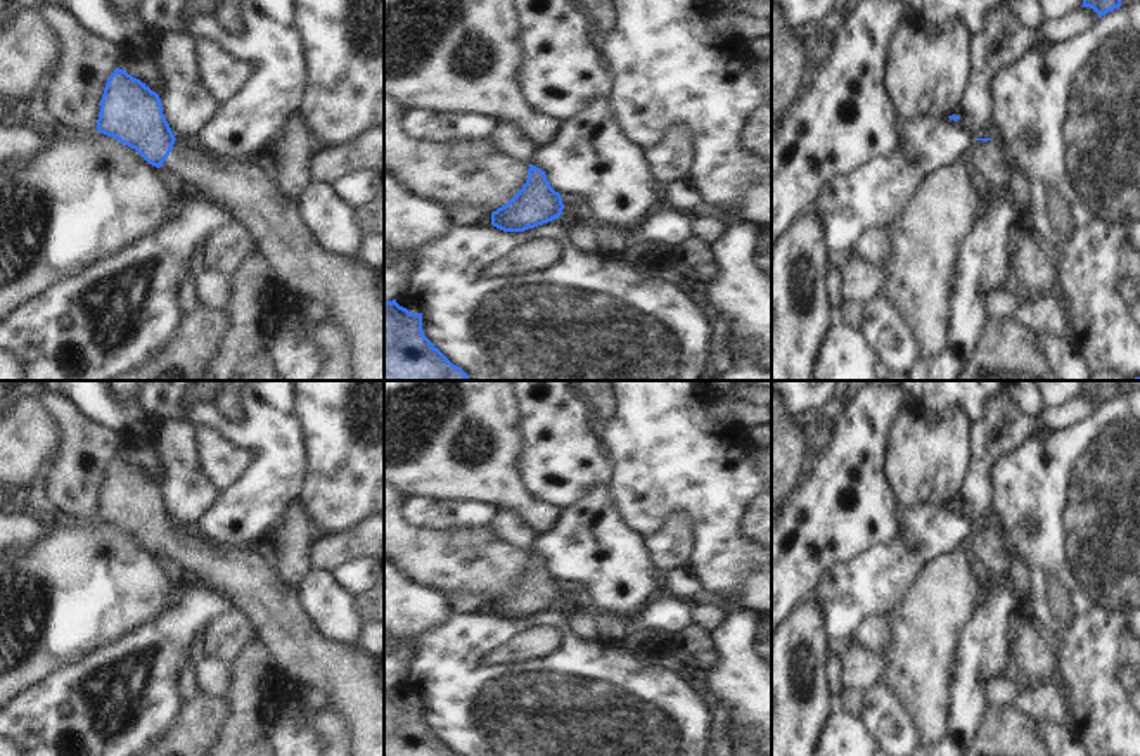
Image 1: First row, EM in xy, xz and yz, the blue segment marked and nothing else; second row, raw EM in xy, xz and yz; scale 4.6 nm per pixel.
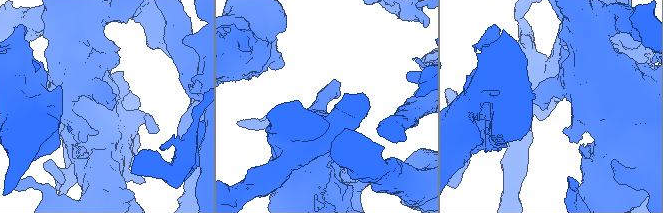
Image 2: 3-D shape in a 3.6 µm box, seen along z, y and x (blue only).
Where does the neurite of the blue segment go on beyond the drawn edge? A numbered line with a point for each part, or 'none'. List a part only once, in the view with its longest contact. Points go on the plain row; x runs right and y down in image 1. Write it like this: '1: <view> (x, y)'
1: xy (182, 540)

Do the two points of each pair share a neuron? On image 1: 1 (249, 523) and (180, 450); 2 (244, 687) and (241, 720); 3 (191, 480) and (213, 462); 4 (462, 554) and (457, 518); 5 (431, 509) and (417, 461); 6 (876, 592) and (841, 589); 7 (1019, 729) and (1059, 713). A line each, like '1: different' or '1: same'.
1: different
2: same
3: different
4: different
5: different
6: same
7: different

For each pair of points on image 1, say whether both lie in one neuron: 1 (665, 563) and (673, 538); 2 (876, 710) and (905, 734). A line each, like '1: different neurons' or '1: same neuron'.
1: same neuron
2: same neuron

